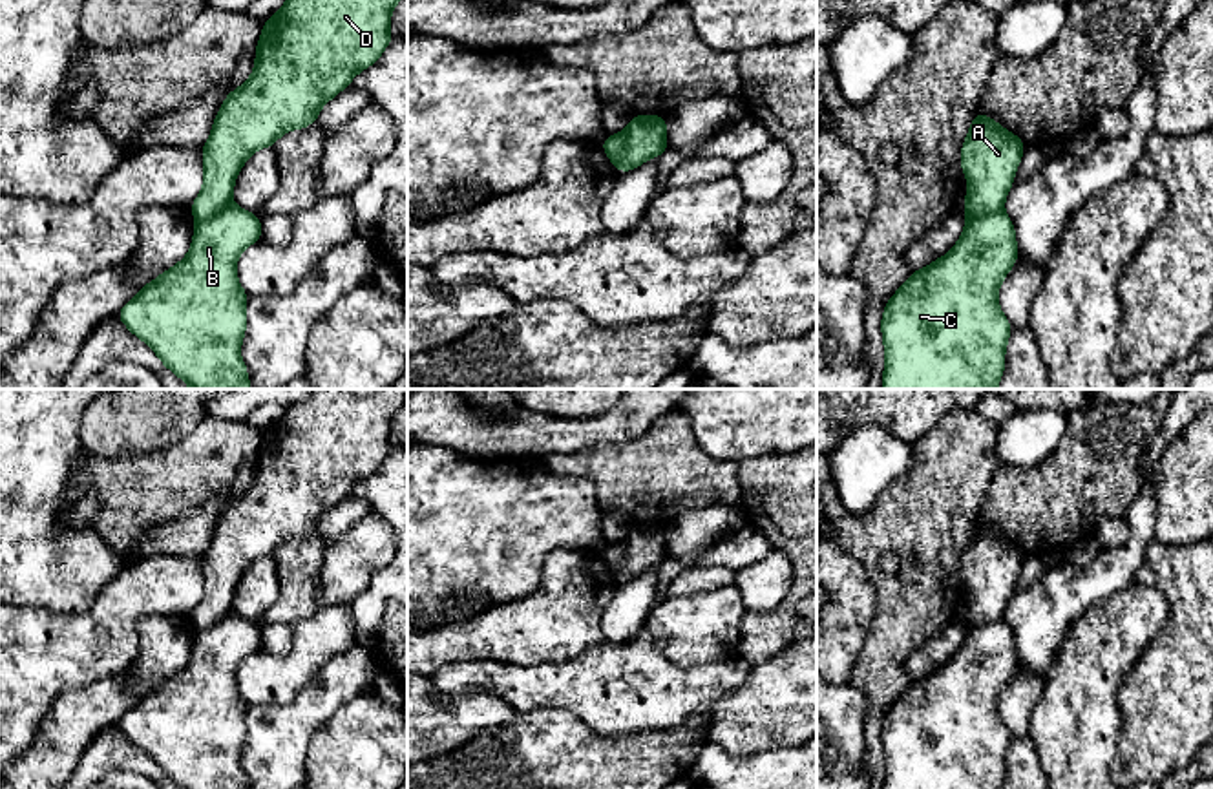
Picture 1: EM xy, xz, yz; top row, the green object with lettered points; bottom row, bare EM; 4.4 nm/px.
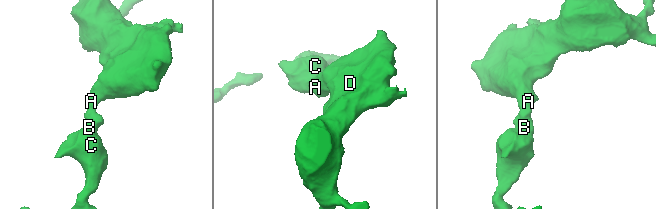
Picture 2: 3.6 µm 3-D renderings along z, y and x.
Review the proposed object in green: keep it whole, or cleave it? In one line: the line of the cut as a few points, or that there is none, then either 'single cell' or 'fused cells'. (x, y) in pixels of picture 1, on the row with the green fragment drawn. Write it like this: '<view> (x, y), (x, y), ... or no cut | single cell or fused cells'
yz (1002, 210), (967, 214) | fused cells

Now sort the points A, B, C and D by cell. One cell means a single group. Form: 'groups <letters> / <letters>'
groups A D / B C

